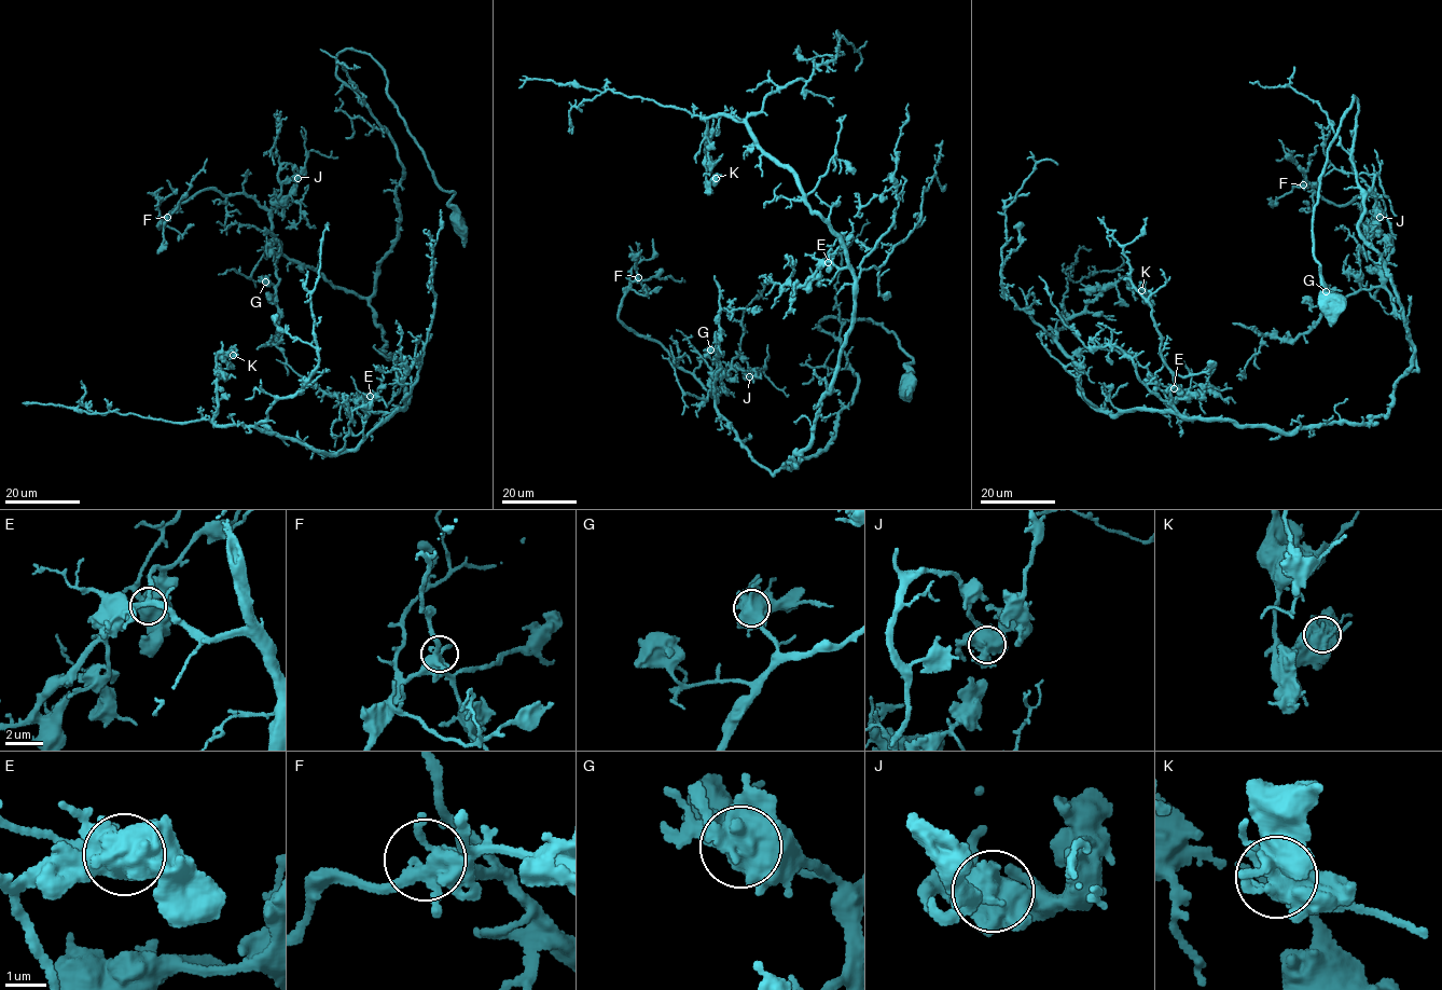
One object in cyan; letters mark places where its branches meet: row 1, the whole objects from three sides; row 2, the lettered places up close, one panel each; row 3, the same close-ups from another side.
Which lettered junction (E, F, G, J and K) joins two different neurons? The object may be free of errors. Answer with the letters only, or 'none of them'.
none of them

